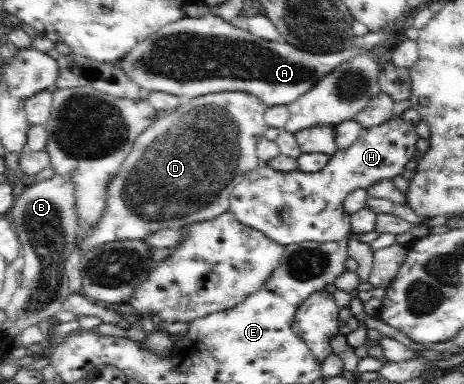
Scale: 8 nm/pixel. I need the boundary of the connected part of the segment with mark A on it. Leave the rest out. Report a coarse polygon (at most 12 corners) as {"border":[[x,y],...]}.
{"border":[[181,17],[116,65],[141,88],[290,105],[362,49],[319,55]]}

